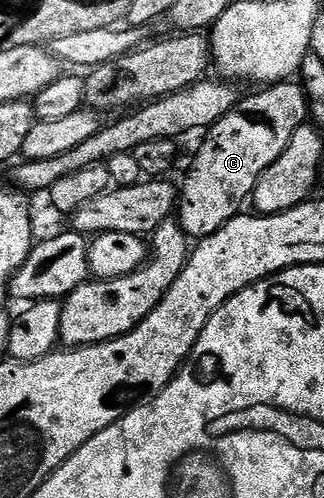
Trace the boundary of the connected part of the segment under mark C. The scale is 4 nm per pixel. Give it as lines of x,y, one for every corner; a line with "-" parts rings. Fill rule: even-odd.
274,83
269,87
262,87
259,93
254,93
251,97
243,96
235,109
228,111
215,125
211,125
206,137
202,141
202,146
198,149
198,154
194,157
194,162
190,165
190,170
186,173
186,178
180,185
180,196
176,201
176,220
182,226
187,238
201,239
212,235
226,221
239,216
242,204
247,204
248,198
253,194
256,183
260,179
262,172
288,147
292,135
307,120
308,102
306,90
298,83

